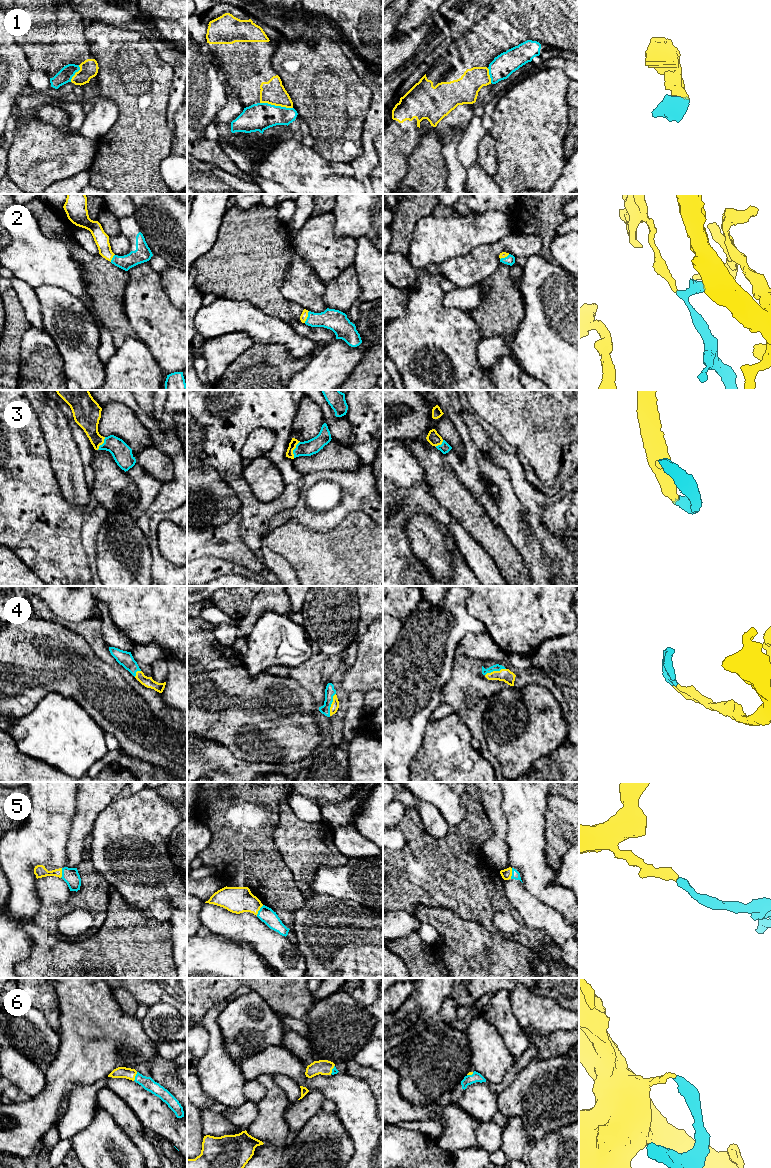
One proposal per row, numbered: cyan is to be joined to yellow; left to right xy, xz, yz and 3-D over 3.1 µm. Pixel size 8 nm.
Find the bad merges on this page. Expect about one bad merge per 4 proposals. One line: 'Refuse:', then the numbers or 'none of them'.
Refuse: 1

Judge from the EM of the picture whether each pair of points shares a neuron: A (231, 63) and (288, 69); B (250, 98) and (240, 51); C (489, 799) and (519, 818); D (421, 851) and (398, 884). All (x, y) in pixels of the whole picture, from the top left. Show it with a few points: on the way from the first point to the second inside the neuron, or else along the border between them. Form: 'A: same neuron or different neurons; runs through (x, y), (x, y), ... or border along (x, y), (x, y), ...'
A: different neurons; border along (274, 48), (272, 66), (277, 73)
B: same neuron; runs through (263, 86), (268, 81), (268, 73), (253, 58)
C: different neurons; border along (501, 792), (502, 811), (506, 819), (507, 830)
D: same neuron; runs through (413, 859), (398, 876)

